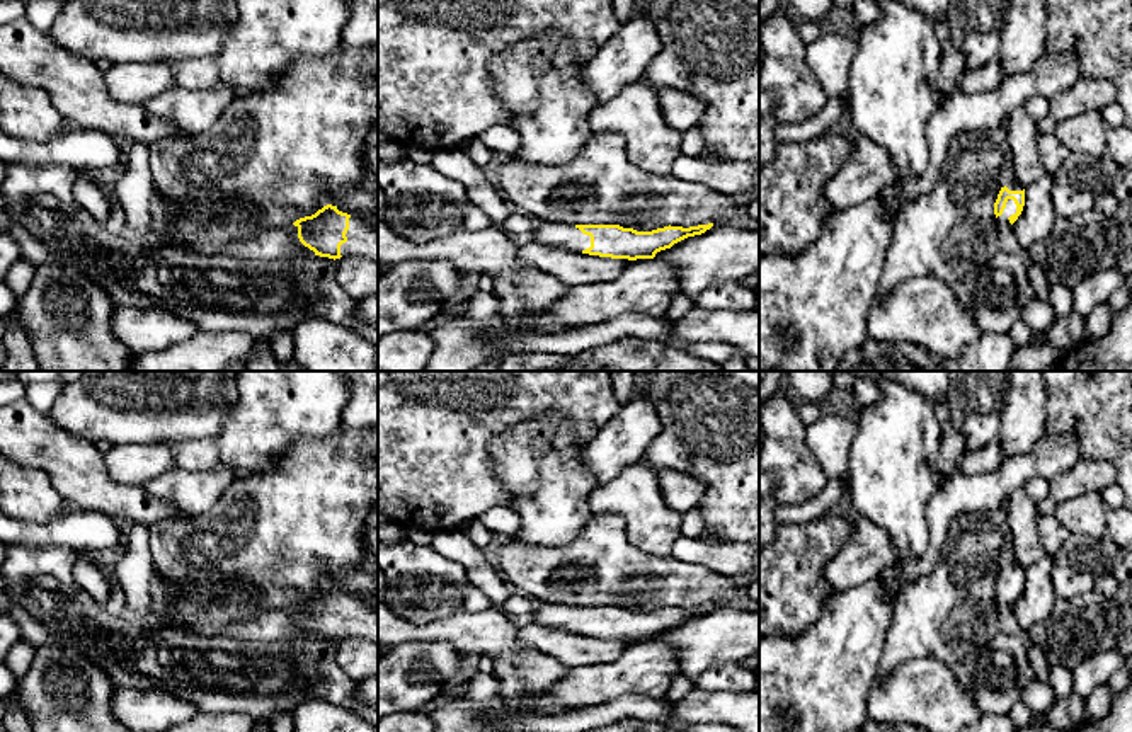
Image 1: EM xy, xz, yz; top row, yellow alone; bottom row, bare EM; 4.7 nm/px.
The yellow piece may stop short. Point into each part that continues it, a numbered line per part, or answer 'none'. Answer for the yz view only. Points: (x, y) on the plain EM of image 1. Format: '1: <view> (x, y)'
1: yz (1010, 589)

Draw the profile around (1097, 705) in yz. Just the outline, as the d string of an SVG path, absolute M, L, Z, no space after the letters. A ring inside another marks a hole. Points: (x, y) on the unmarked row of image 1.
M1108 684L1098 686L1084 701L1083 715L1084 720L1100 720L1110 712L1112 691Z

